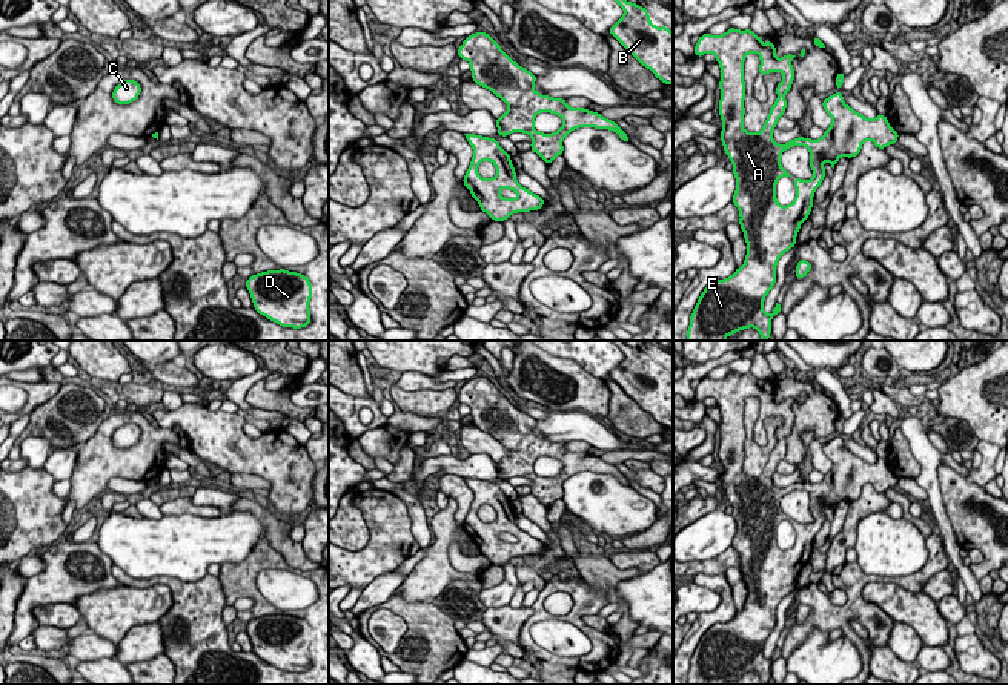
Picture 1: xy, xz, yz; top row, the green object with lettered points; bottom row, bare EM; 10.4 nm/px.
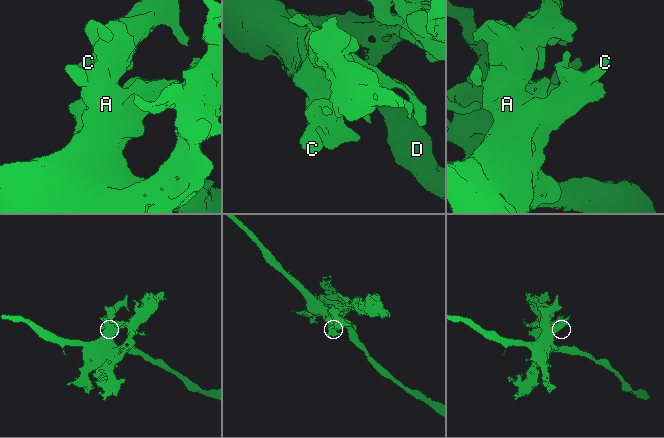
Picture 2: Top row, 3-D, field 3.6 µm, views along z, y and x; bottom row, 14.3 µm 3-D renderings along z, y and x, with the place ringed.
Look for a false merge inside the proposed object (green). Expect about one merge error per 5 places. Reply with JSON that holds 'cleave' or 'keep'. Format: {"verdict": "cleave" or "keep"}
{"verdict": "keep"}

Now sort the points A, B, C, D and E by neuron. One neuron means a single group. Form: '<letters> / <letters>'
A B C D E

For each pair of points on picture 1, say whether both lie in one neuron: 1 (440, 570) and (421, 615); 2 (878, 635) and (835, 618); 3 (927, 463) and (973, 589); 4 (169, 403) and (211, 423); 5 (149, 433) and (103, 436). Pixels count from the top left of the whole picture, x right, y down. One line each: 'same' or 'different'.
1: different
2: same
3: same
4: different
5: same

